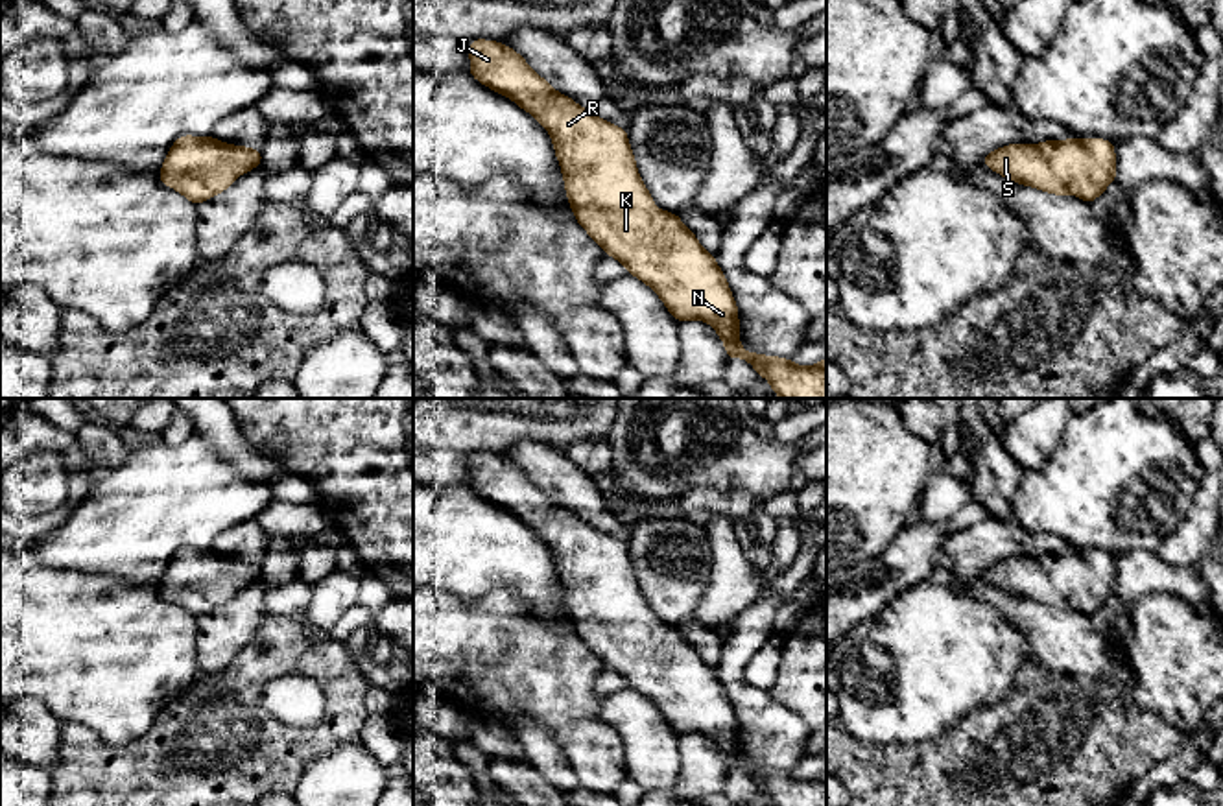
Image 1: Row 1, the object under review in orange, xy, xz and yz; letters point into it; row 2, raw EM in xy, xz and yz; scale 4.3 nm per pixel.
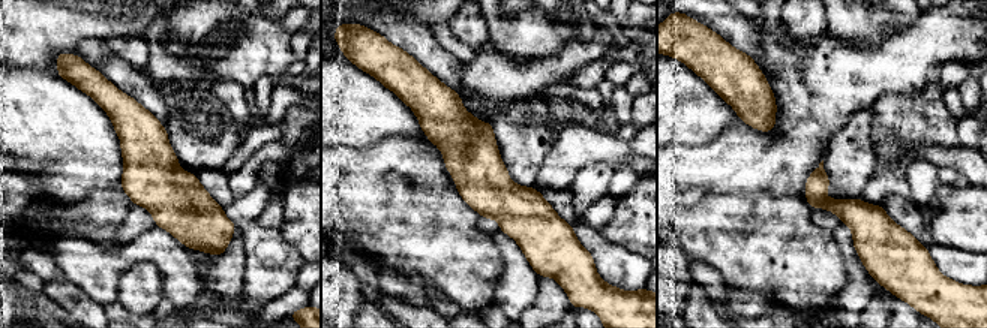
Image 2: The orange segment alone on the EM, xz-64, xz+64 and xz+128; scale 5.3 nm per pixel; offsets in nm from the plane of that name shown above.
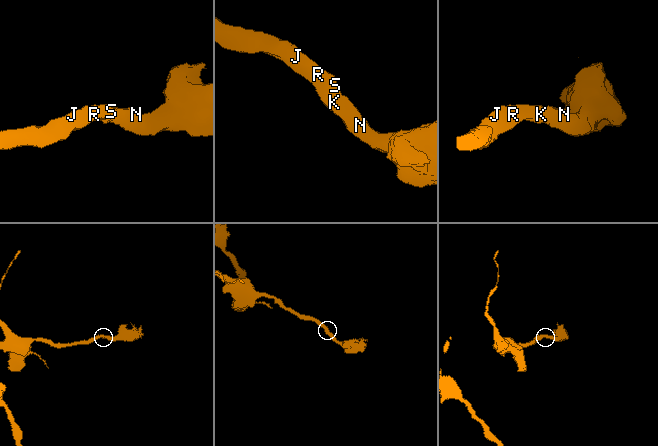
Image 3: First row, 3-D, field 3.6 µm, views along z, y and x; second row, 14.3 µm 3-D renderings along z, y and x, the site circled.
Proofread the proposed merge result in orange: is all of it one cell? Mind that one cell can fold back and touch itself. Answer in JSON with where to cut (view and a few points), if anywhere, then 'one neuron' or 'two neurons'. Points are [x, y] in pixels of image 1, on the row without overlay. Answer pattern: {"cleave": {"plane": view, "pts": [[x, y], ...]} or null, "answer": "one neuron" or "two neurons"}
{"cleave": null, "answer": "one neuron"}

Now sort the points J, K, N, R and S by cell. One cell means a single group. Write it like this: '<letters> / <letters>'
J K N R S

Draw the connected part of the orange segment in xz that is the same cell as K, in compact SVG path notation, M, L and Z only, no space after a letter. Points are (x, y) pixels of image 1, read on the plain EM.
M474 452L469 459L469 487L491 504L513 513L529 526L552 550L566 610L576 634L588 649L627 681L627 686L647 697L679 734L701 732L721 751L727 771L749 775L773 806L826 806L826 771L801 780L790 771L743 764L740 758L738 719L714 668L706 666L679 627L655 620L640 592L627 544L588 526L572 511L557 505L526 472L498 454Z

